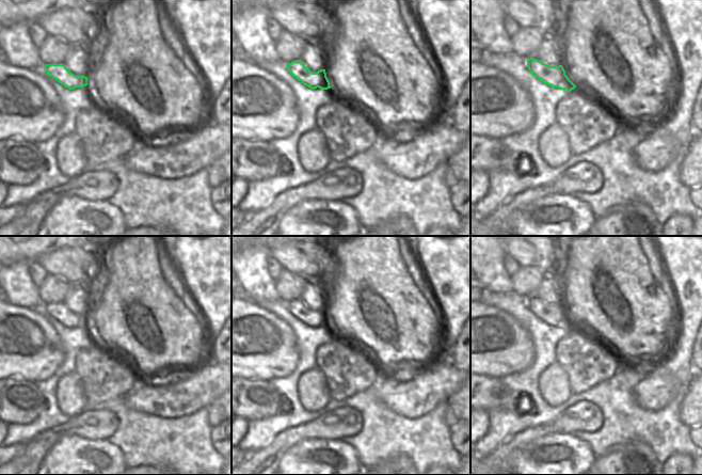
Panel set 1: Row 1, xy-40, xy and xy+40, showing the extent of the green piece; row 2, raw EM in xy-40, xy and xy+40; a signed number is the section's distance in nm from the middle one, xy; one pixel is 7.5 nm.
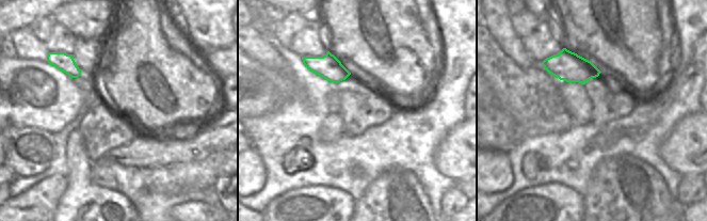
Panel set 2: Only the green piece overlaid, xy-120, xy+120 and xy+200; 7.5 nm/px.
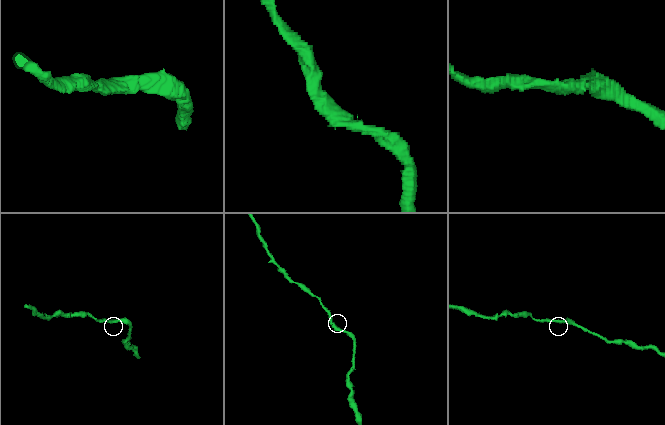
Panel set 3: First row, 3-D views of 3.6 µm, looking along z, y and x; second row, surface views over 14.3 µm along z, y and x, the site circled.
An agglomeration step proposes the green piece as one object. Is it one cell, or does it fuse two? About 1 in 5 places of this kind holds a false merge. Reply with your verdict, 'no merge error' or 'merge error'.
no merge error

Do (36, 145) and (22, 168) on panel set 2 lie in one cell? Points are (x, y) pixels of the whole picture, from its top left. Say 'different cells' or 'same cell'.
same cell

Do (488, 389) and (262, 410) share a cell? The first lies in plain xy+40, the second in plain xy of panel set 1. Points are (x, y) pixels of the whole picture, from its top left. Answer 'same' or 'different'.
same

